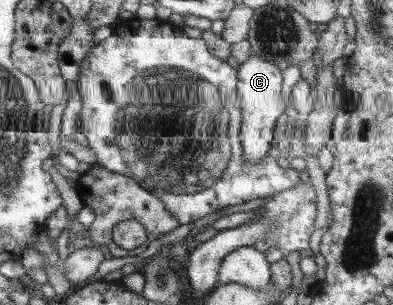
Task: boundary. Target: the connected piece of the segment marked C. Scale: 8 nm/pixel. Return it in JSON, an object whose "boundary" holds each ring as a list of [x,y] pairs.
{"boundary":[[[250,56],[244,64],[238,69],[238,94],[242,100],[242,131],[240,132],[240,140],[245,146],[245,155],[249,161],[265,159],[268,156],[270,148],[274,144],[276,134],[276,120],[284,115],[286,110],[286,101],[282,96],[282,70],[274,64],[268,62],[262,56]]]}

